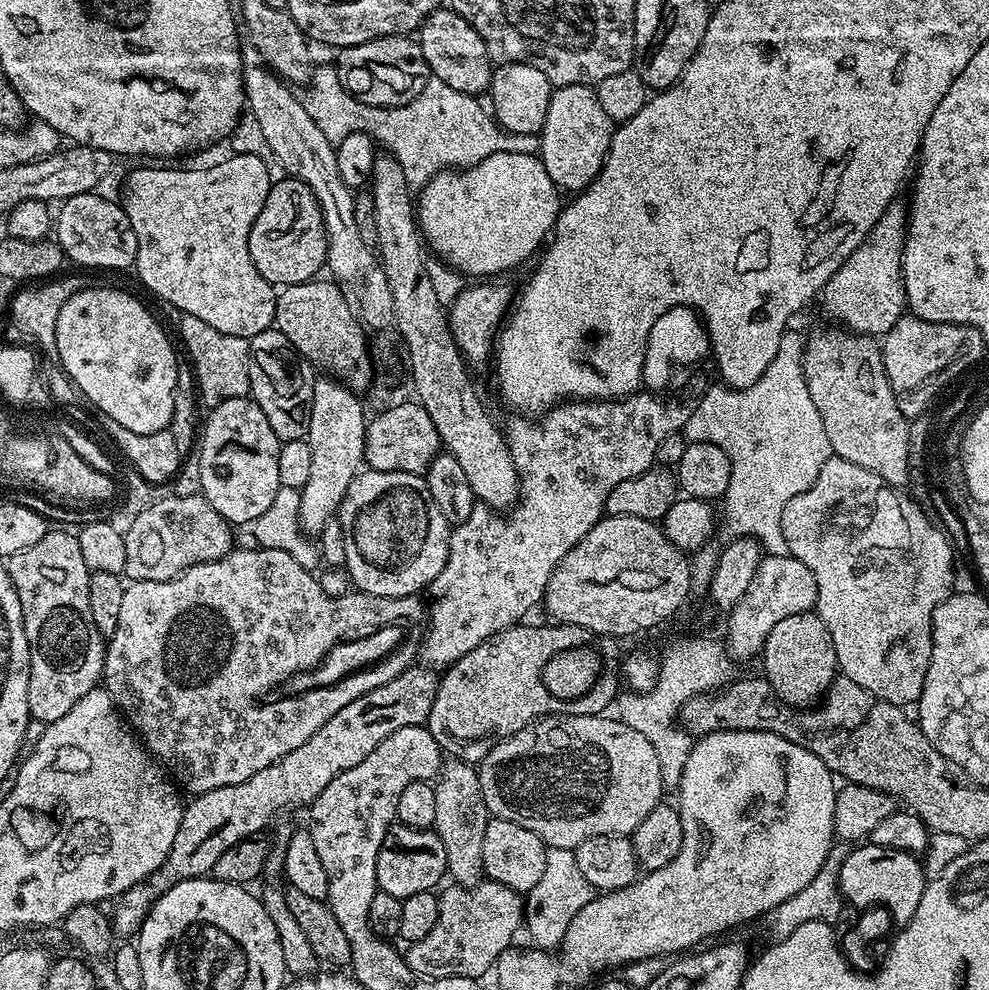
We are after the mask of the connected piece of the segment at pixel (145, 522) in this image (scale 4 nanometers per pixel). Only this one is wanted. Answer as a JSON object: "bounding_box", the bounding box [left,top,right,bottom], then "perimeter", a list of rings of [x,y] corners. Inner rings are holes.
{"bounding_box":[123,494,233,580],"perimeter":[[[164,494],[153,505],[135,513],[132,525],[124,532],[126,566],[123,575],[133,580],[169,580],[185,568],[222,558],[233,551],[233,525],[199,496]]]}

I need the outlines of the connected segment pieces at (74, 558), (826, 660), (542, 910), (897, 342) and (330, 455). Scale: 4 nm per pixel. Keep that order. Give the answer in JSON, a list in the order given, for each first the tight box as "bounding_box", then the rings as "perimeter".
[{"bounding_box":[6,530,106,726],"perimeter":[[[50,530],[39,542],[34,542],[34,546],[26,546],[26,550],[18,550],[18,554],[7,557],[6,567],[22,606],[22,622],[31,649],[28,714],[33,721],[41,720],[41,725],[47,726],[62,718],[62,714],[66,714],[74,702],[90,694],[90,690],[101,683],[104,675],[106,640],[90,618],[90,573],[86,562],[82,562],[82,546],[78,546],[78,535],[56,530]]]},{"bounding_box":[762,611,838,709],"perimeter":[[[815,611],[790,614],[790,618],[782,618],[782,622],[770,630],[762,649],[763,656],[764,679],[770,682],[779,700],[794,708],[805,709],[815,705],[838,675],[830,630],[826,630],[826,622],[822,622]]]},{"bounding_box":[526,848,594,950],"perimeter":[[[548,848],[546,867],[542,870],[542,878],[538,886],[526,893],[526,932],[533,945],[545,950],[559,949],[564,940],[566,930],[573,918],[591,902],[594,889],[586,878],[582,878],[582,870],[578,870],[576,854],[570,848]]]},{"bounding_box":[881,314,964,388],"perimeter":[[[911,314],[900,316],[882,337],[881,356],[890,386],[912,388],[912,384],[920,384],[920,380],[924,380],[928,372],[936,372],[936,368],[940,368],[960,344],[964,344],[964,324],[926,322]]]},{"bounding_box":[300,378,366,534],"perimeter":[[[335,378],[320,379],[312,385],[310,426],[306,437],[310,446],[310,454],[312,454],[310,478],[306,478],[306,486],[300,489],[300,526],[308,534],[318,534],[324,529],[324,523],[333,519],[350,482],[355,478],[356,473],[361,471],[364,464],[366,415],[364,416],[364,404],[360,401],[361,397]]]}]

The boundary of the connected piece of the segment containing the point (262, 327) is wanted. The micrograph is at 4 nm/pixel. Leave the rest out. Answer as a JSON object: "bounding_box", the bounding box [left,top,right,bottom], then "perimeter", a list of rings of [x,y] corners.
{"bounding_box":[122,152,278,341],"perimeter":[[[240,152],[237,156],[228,156],[225,160],[220,160],[217,164],[212,164],[209,168],[136,168],[124,180],[124,200],[122,199],[122,207],[126,218],[130,218],[130,226],[134,226],[134,238],[138,242],[138,250],[136,251],[136,263],[134,265],[134,272],[140,275],[140,280],[157,296],[160,300],[165,300],[172,308],[177,308],[177,313],[185,316],[193,316],[194,318],[202,318],[202,322],[207,322],[210,326],[214,326],[214,330],[222,330],[222,334],[234,334],[238,338],[249,341],[253,336],[262,334],[270,327],[273,327],[276,318],[276,298],[278,295],[277,289],[270,282],[266,282],[266,278],[262,278],[262,274],[258,274],[258,266],[254,266],[254,262],[250,258],[250,246],[248,239],[250,238],[250,230],[254,226],[254,218],[258,218],[258,210],[262,210],[262,202],[266,202],[266,194],[270,194],[272,185],[274,183],[274,175],[268,169],[268,164],[256,152]]]}

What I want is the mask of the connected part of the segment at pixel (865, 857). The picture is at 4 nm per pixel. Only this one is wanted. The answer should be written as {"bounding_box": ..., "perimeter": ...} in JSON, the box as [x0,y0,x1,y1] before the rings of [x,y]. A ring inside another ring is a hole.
{"bounding_box":[840,842,925,926],"perimeter":[[[871,842],[853,847],[840,867],[840,895],[849,905],[859,910],[880,905],[900,926],[914,918],[914,910],[918,910],[918,902],[922,902],[925,883],[924,865],[913,853],[883,848]]]}

